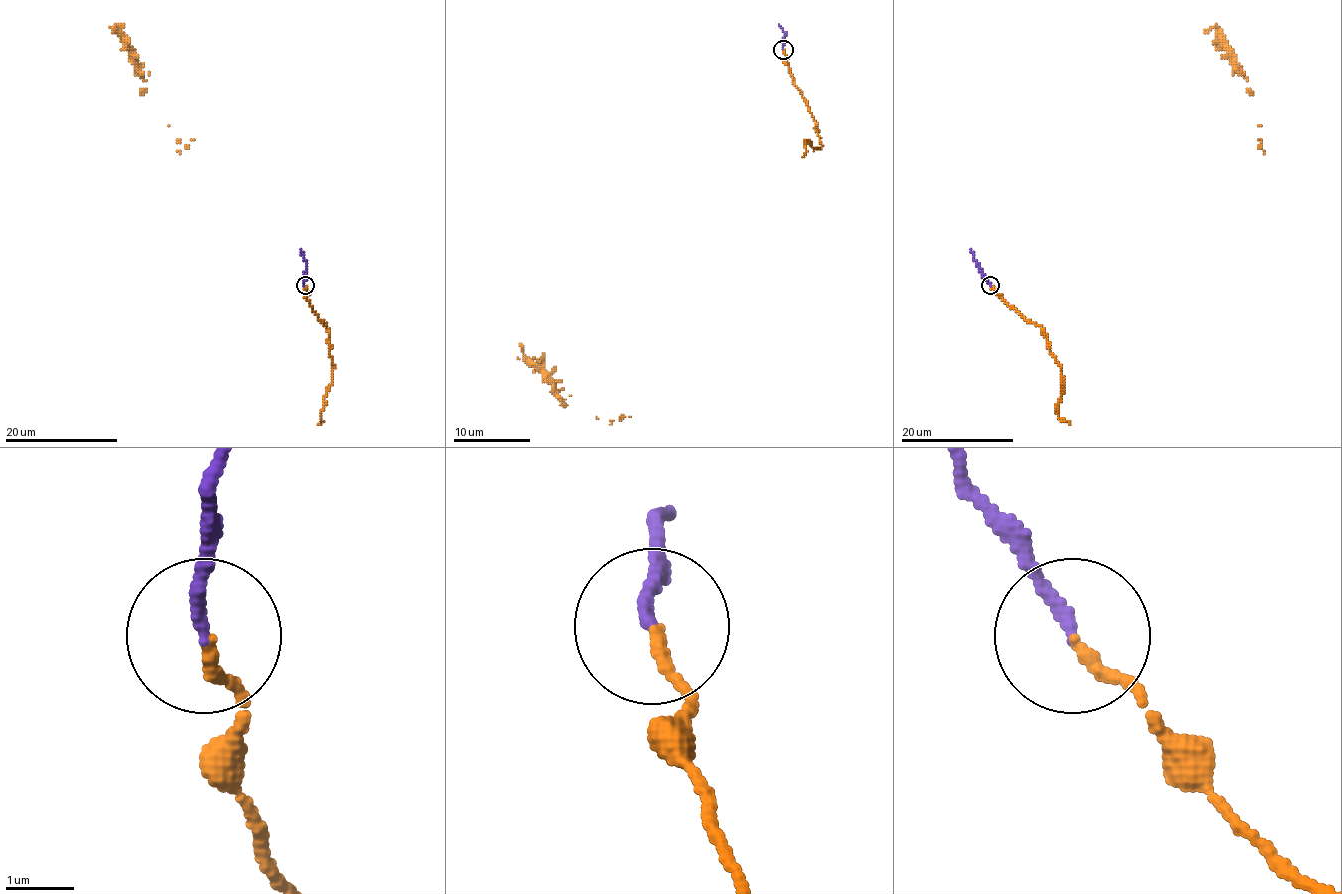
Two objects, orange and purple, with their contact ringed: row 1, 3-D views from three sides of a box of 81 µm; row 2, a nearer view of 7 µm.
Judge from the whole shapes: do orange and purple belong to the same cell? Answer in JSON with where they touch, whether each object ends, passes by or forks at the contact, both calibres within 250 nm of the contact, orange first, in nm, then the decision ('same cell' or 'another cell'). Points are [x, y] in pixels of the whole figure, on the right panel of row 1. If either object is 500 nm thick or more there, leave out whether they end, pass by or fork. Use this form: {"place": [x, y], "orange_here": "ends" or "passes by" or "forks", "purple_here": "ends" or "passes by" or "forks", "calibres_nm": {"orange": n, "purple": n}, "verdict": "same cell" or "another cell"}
{"place": [990, 285], "orange_here": "ends", "purple_here": "ends", "calibres_nm": {"orange": 160, "purple": 170}, "verdict": "same cell"}

